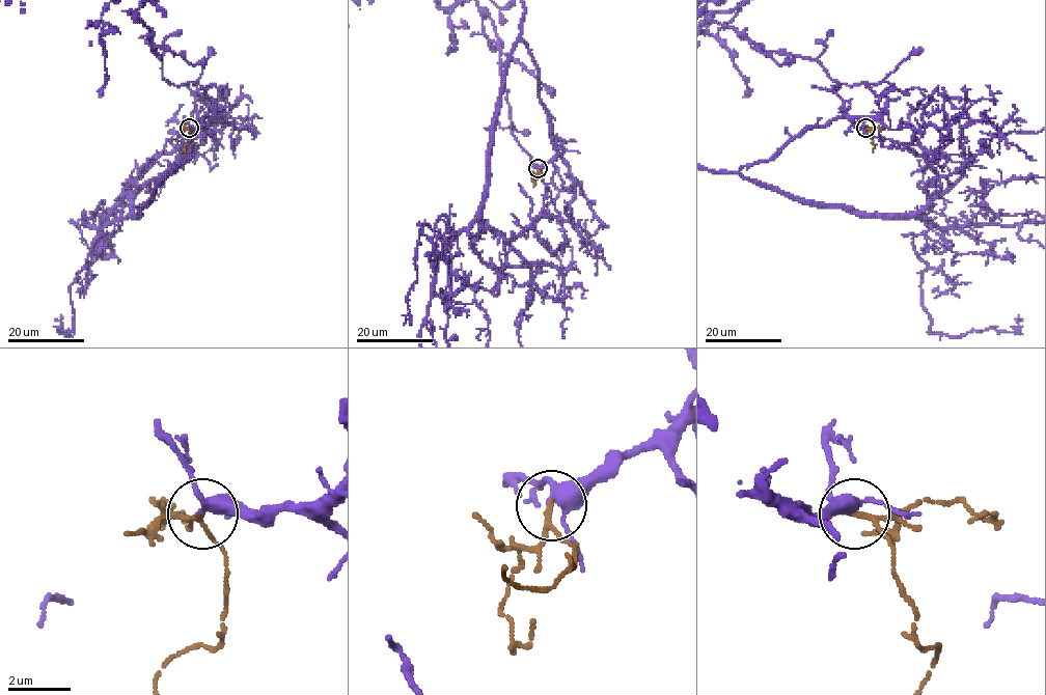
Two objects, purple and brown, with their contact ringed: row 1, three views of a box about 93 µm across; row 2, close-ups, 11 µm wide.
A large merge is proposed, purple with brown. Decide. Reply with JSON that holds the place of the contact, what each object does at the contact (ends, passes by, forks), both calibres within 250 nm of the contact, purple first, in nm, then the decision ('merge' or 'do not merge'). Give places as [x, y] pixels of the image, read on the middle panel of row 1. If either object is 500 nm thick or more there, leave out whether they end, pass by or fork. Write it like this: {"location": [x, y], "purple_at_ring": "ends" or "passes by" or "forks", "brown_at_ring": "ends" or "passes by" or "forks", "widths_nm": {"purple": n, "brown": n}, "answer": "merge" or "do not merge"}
{"location": [538, 168], "purple_at_ring": "forks", "brown_at_ring": "passes by", "widths_nm": {"purple": 280, "brown": 130}, "answer": "merge"}

